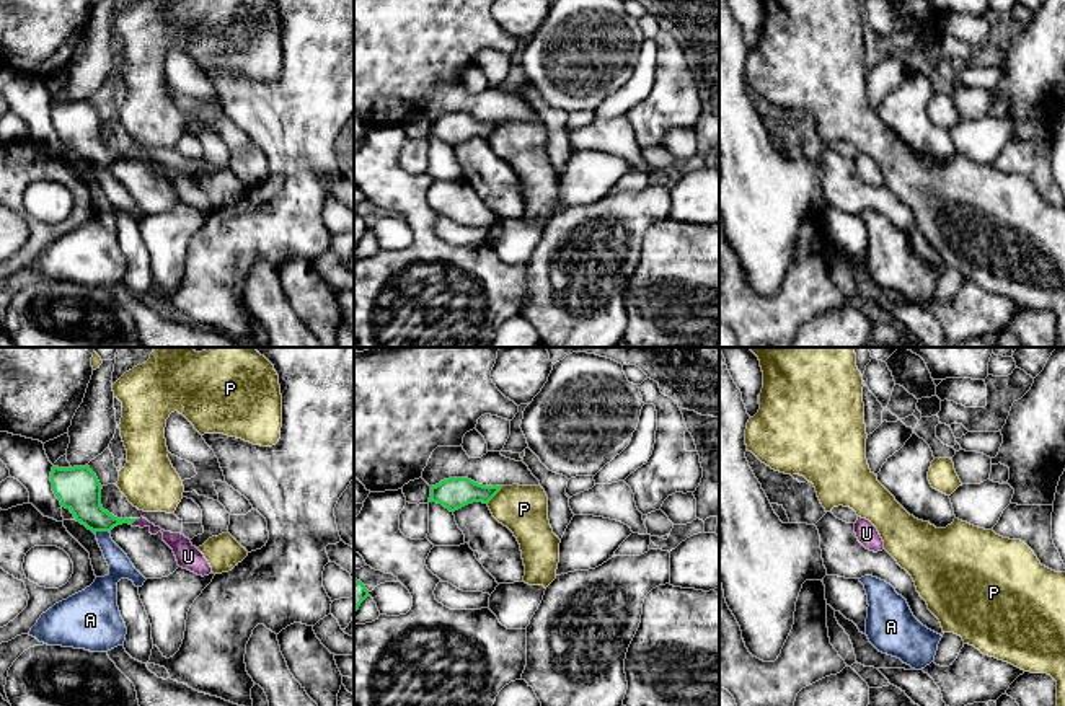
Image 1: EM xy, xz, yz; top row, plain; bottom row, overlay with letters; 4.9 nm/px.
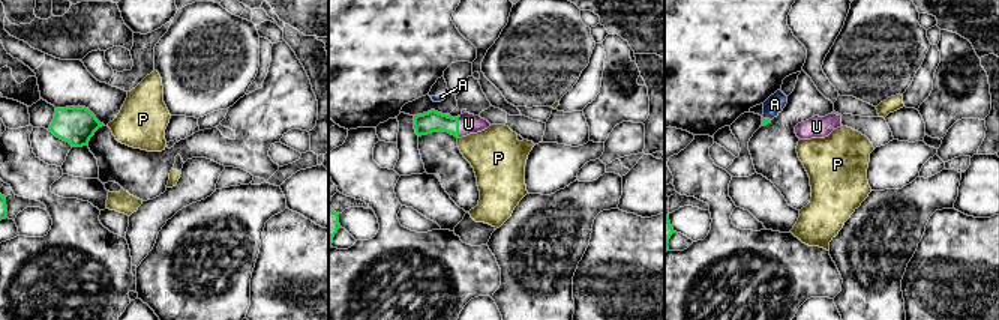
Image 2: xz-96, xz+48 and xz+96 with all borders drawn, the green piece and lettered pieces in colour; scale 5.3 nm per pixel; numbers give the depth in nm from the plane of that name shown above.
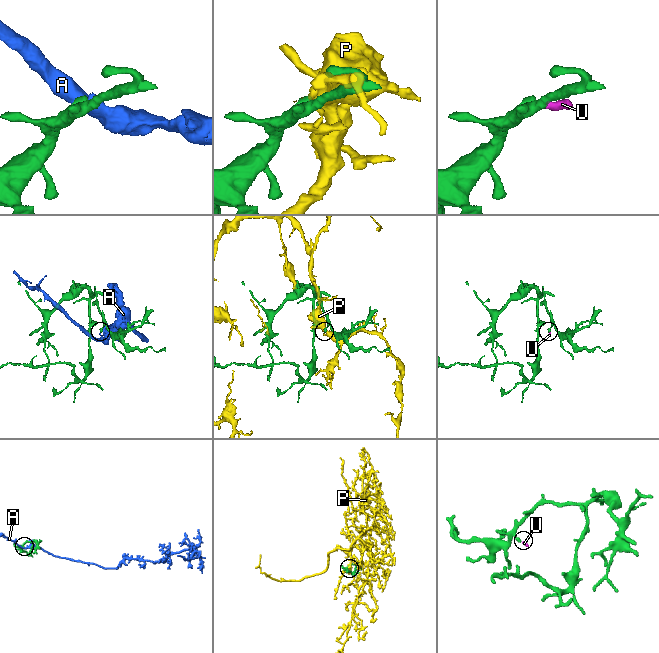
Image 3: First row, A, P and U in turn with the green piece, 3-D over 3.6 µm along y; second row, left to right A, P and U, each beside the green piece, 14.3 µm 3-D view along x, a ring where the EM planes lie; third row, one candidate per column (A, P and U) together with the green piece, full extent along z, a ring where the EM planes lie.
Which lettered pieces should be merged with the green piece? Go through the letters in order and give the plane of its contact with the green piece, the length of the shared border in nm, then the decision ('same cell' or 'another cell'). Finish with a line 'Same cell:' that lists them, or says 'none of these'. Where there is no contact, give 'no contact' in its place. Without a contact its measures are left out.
A: xy | 70 nm | another cell
P: xz | 120 nm | another cell
U: xy | 50 nm | same cell
Same cell: U

